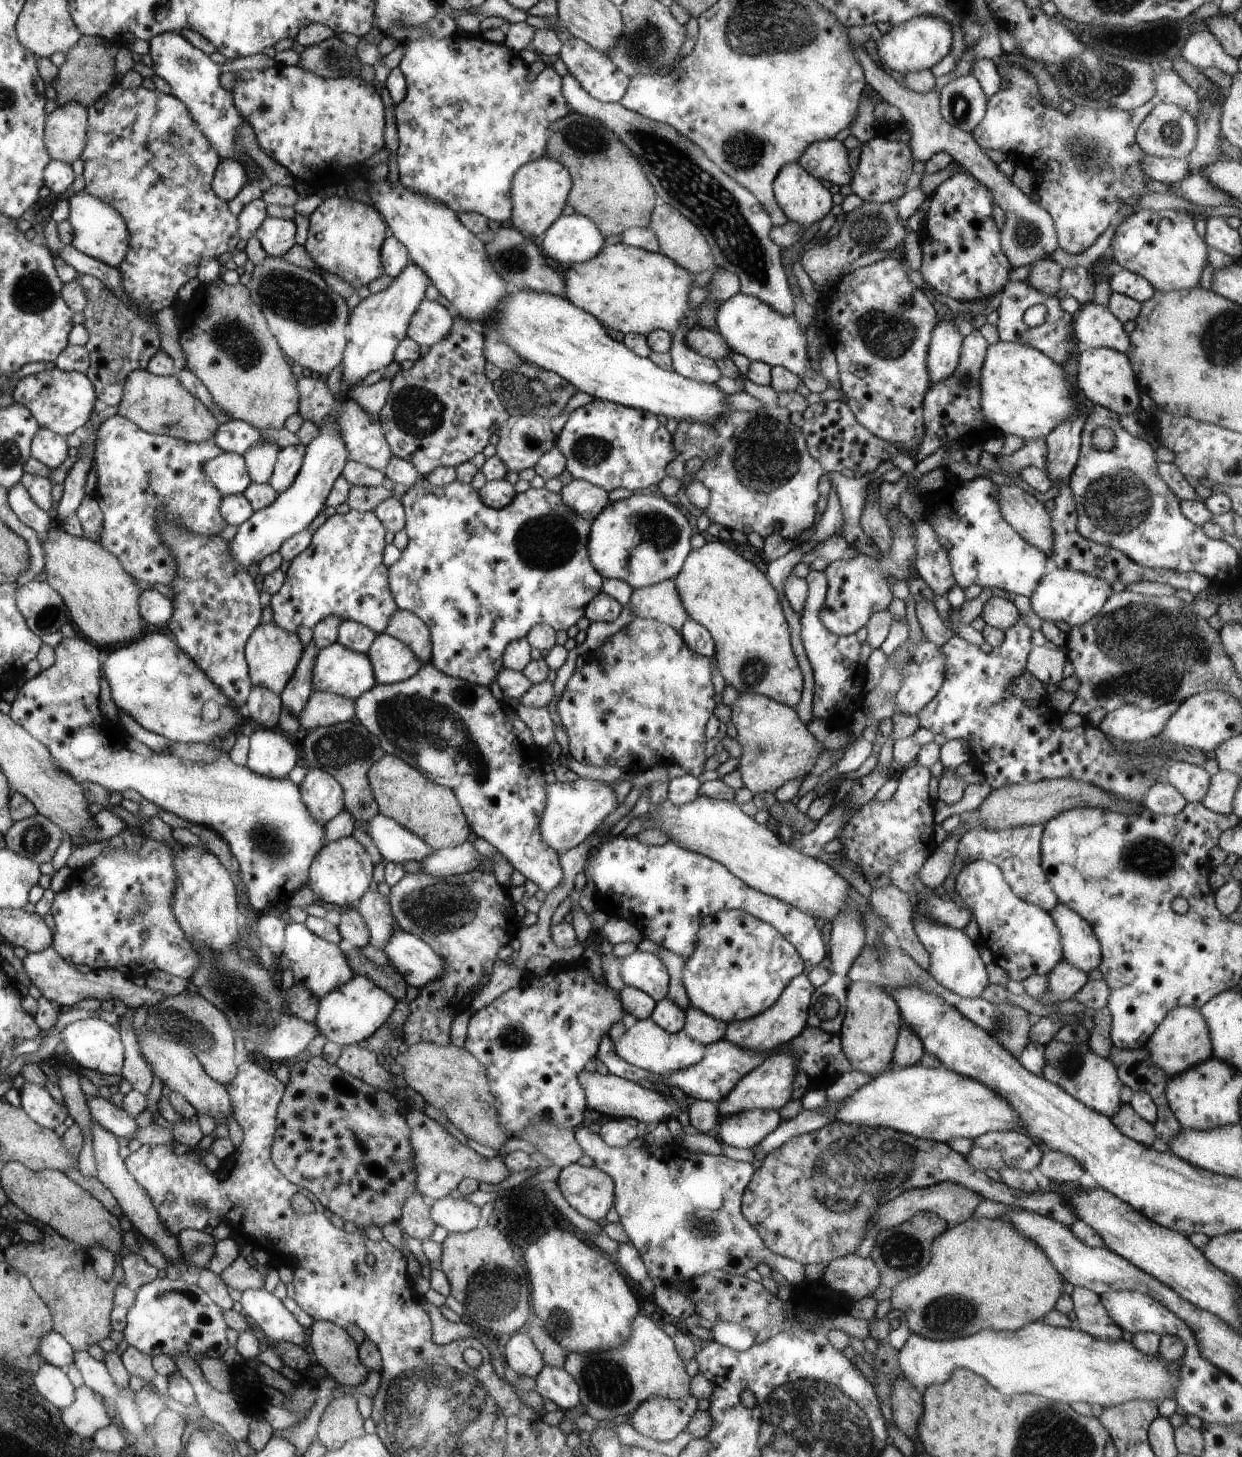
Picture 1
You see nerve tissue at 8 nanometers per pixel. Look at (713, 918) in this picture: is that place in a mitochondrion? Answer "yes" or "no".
no

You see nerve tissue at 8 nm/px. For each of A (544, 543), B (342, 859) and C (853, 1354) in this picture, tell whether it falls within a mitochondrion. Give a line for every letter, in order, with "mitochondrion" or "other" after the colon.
A: mitochondrion
B: other
C: other

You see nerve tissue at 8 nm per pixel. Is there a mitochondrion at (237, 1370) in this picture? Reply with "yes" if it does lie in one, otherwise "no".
no

